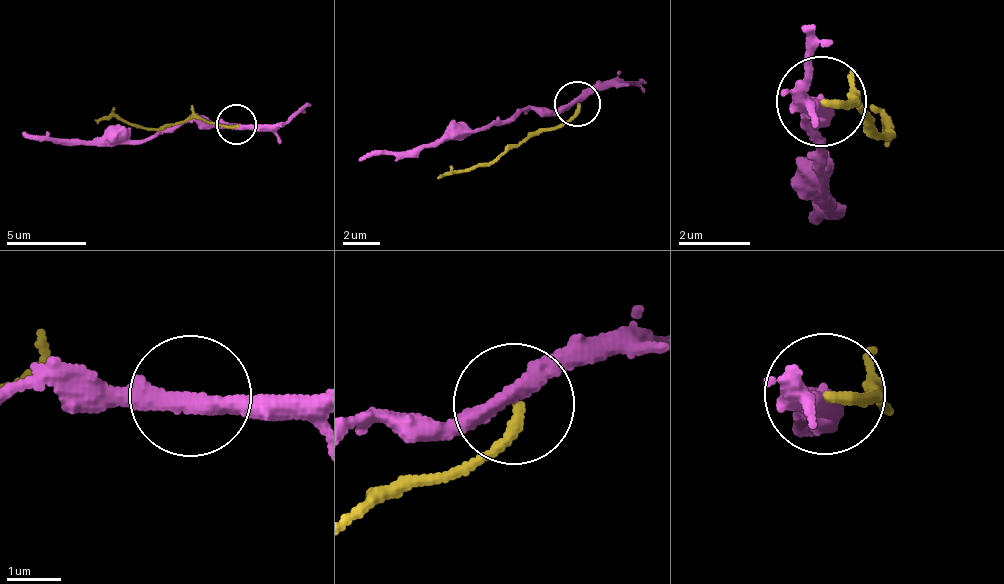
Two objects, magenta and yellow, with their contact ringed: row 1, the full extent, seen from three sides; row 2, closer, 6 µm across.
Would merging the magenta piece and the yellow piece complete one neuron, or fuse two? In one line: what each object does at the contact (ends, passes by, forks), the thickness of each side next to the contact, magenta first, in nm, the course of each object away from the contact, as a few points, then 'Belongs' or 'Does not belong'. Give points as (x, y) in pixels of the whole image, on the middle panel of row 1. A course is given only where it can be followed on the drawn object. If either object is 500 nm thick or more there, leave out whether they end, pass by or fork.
At the ring magenta passes by. At the ring yellow ends. Thickness 320 nm (magenta) against 200 nm. Course of magenta: (576, 104), (515, 110), (486, 127), (447, 129), (426, 145), (368, 152), (358, 161). Course of yellow: (576, 104), (556, 127), (494, 157), (438, 179). Does not belong

